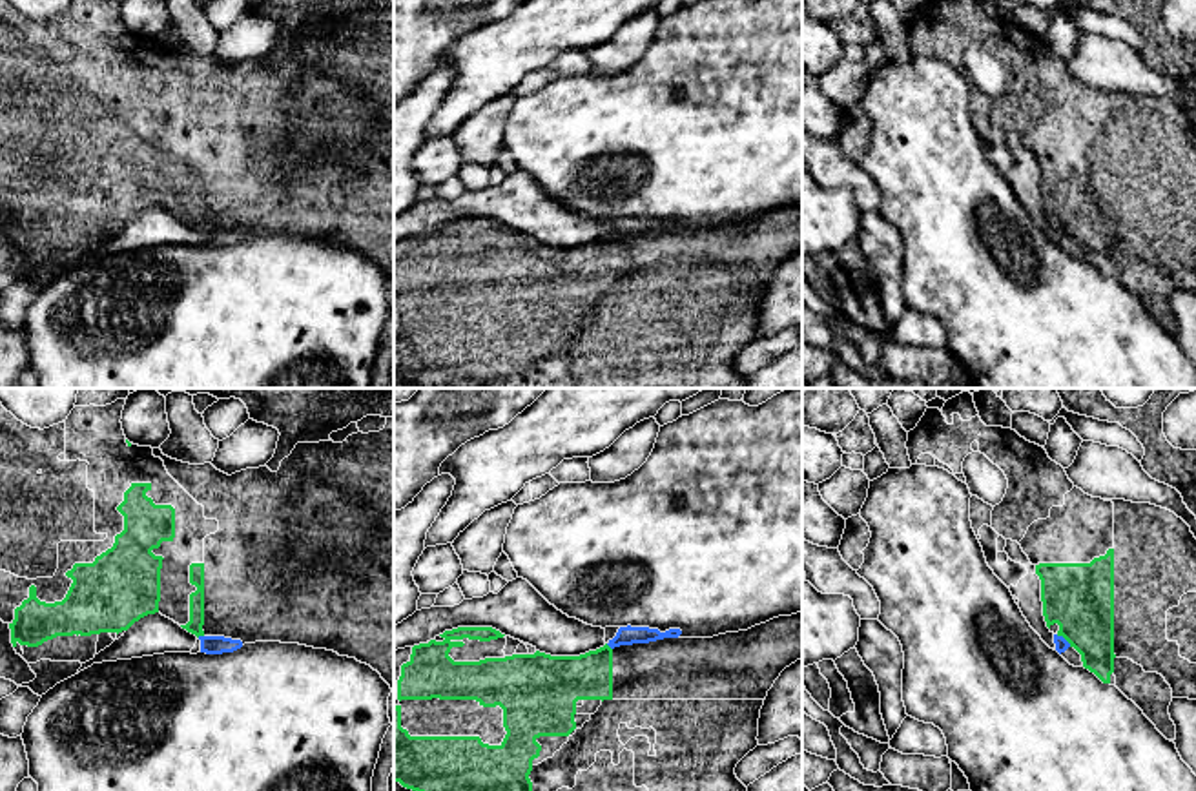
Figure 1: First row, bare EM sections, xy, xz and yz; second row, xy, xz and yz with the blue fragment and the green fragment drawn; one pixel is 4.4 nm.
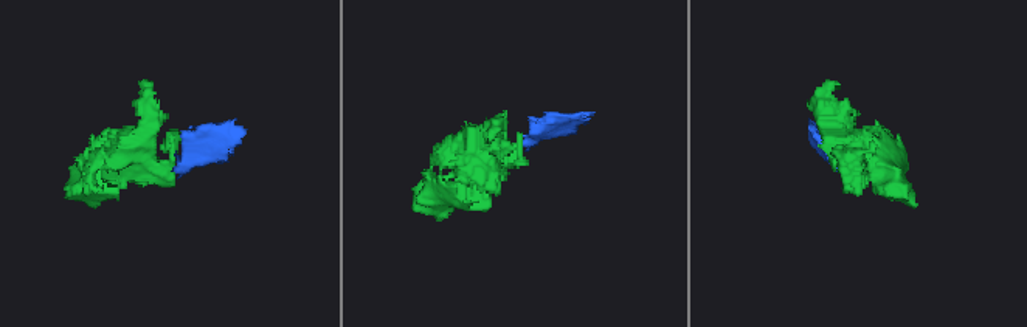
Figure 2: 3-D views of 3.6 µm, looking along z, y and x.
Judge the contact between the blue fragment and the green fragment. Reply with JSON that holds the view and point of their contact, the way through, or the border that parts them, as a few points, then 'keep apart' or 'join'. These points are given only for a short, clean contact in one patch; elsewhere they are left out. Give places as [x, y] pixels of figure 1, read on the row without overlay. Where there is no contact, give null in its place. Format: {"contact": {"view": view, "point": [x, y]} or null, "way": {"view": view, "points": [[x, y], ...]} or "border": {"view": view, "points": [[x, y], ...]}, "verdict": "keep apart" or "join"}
{"contact": {"view": "yz", "point": [1063, 230]}, "border": {"view": "yz", "points": [[1056, 226], [1071, 237]]}, "verdict": "keep apart"}

